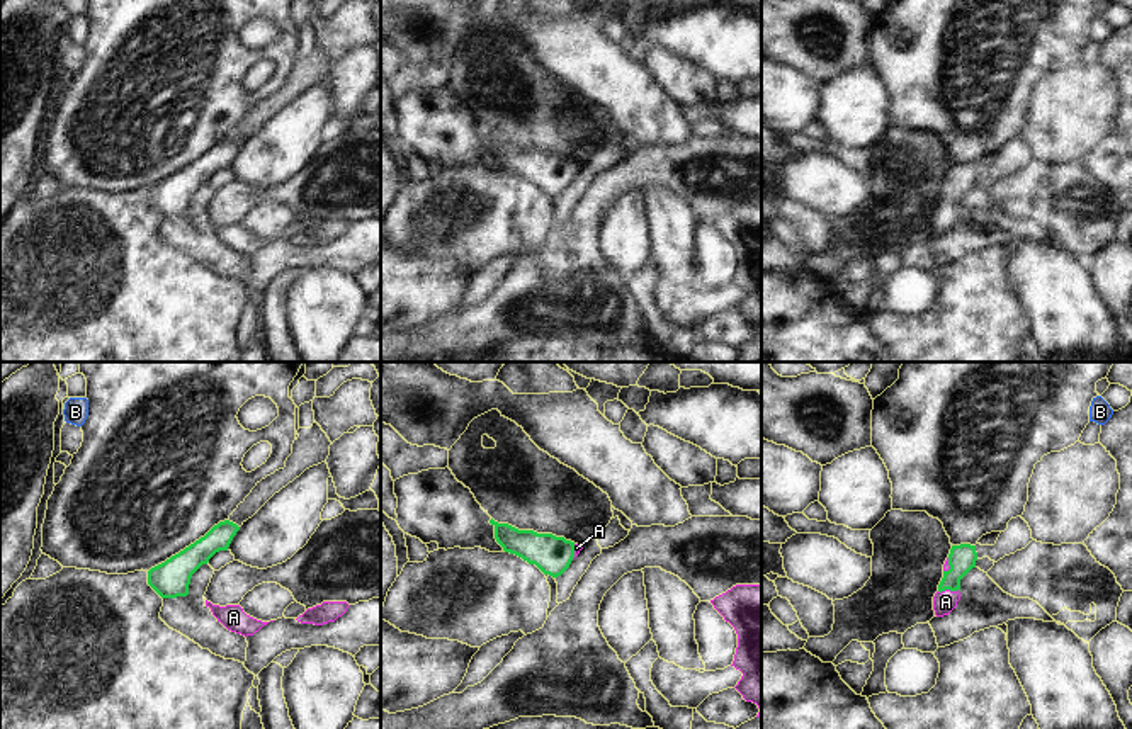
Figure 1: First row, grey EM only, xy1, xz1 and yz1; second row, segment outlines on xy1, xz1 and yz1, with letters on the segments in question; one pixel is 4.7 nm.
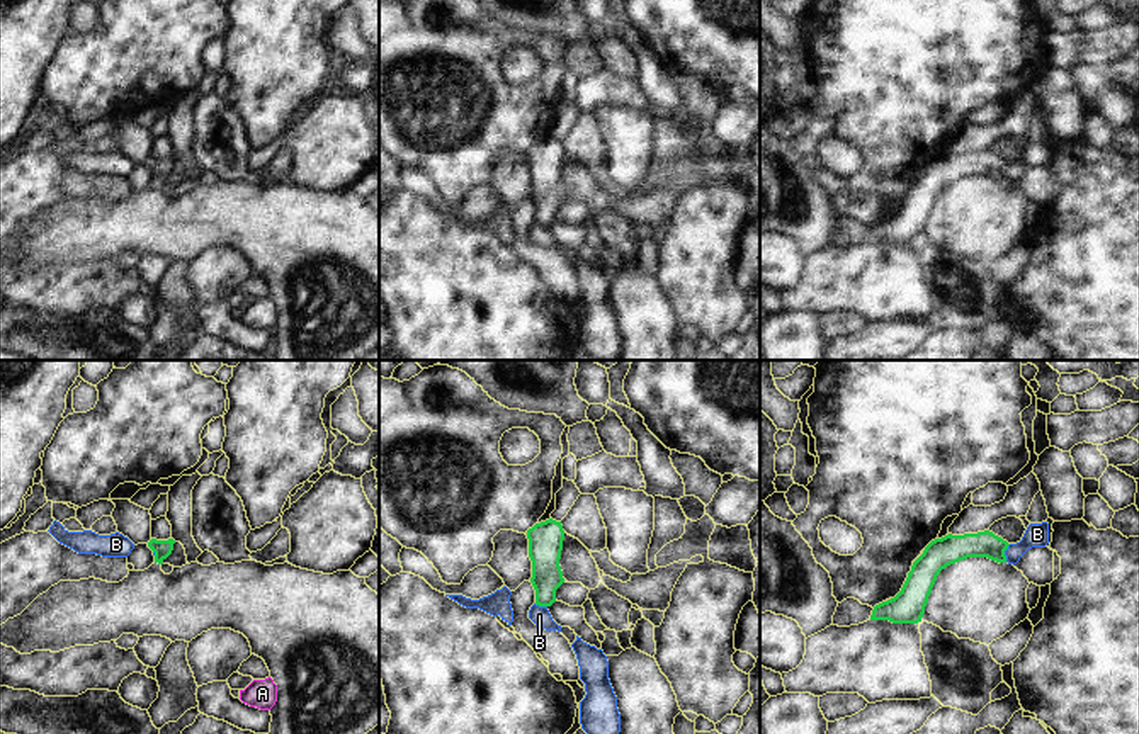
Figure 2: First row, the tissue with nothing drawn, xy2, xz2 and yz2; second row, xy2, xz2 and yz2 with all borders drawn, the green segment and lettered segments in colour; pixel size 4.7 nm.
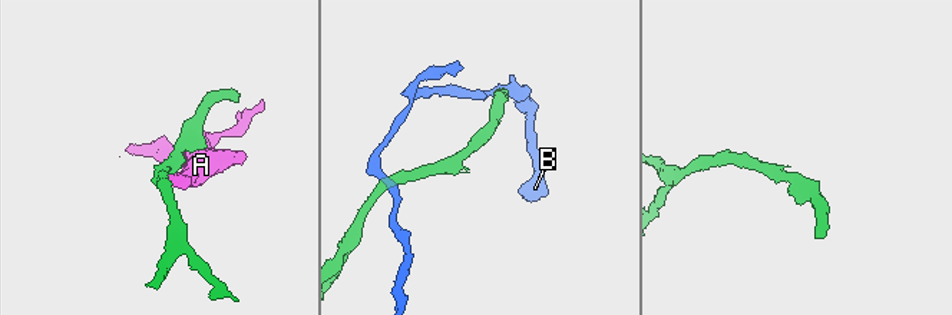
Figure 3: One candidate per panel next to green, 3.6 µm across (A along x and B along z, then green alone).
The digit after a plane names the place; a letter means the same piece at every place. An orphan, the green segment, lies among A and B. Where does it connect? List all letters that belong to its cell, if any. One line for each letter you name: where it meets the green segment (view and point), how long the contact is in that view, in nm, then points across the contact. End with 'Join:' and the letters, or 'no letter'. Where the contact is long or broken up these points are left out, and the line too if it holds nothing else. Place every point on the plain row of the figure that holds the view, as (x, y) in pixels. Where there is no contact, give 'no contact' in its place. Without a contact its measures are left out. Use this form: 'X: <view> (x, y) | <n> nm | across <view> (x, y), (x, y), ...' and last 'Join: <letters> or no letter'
A: yz1 (949, 208) | 100 nm | across yz1 (962, 177), (952, 192), (949, 208), (945, 221)
Join: A

